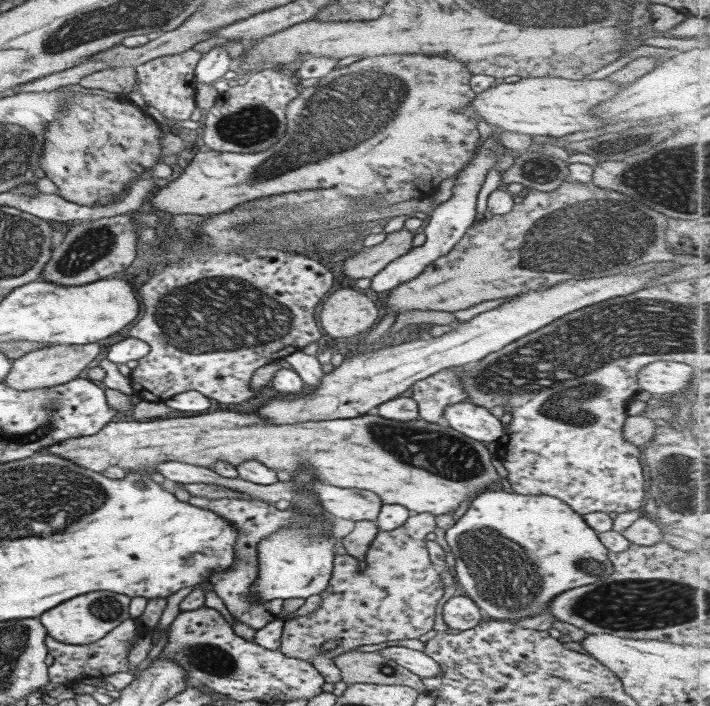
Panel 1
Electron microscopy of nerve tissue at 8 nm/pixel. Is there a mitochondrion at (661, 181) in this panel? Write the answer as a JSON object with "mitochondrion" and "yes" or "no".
{"mitochondrion":"yes"}

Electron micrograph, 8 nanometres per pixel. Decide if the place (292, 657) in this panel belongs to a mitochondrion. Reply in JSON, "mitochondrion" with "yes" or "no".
{"mitochondrion":"no"}

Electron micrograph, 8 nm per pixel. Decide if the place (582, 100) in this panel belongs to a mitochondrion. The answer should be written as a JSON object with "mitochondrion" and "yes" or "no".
{"mitochondrion":"no"}

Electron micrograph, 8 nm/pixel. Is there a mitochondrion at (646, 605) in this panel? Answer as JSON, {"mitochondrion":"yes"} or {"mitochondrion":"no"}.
{"mitochondrion":"yes"}

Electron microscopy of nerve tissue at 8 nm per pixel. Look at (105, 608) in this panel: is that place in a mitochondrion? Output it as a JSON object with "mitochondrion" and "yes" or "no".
{"mitochondrion":"yes"}

